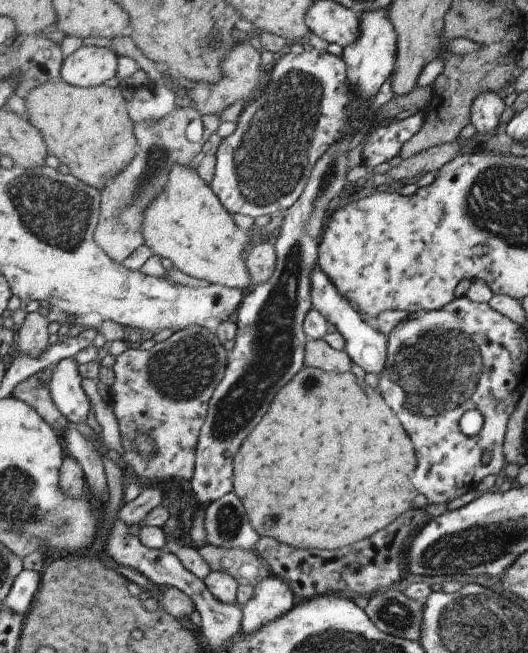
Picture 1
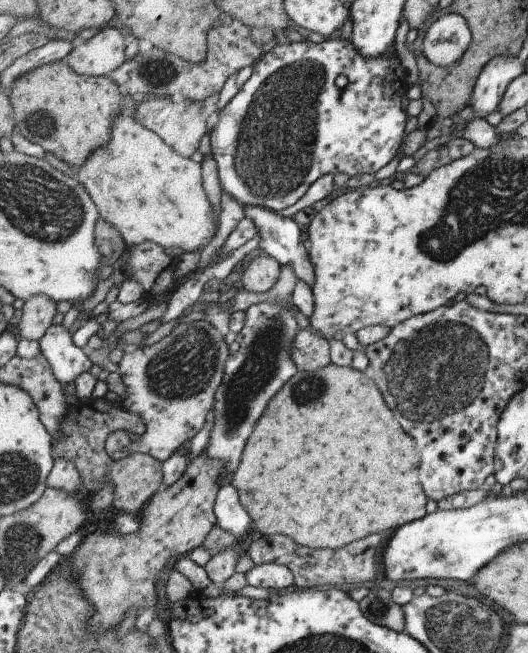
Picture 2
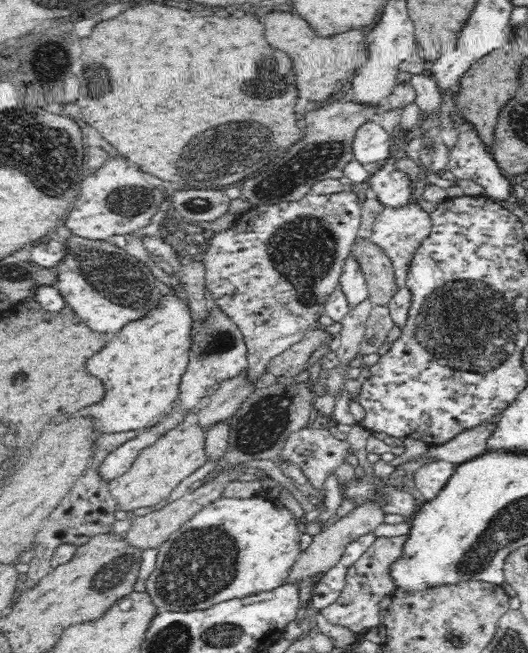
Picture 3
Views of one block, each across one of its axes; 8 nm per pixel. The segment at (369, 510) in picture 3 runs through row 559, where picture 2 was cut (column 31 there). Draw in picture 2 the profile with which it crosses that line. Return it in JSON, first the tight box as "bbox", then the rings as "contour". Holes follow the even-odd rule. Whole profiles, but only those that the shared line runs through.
{"bbox":[15,294,57,340],"contour":[[[37,294],[37,296],[29,298],[23,306],[20,321],[15,323],[19,338],[41,340],[57,316],[56,303],[45,294]]]}

